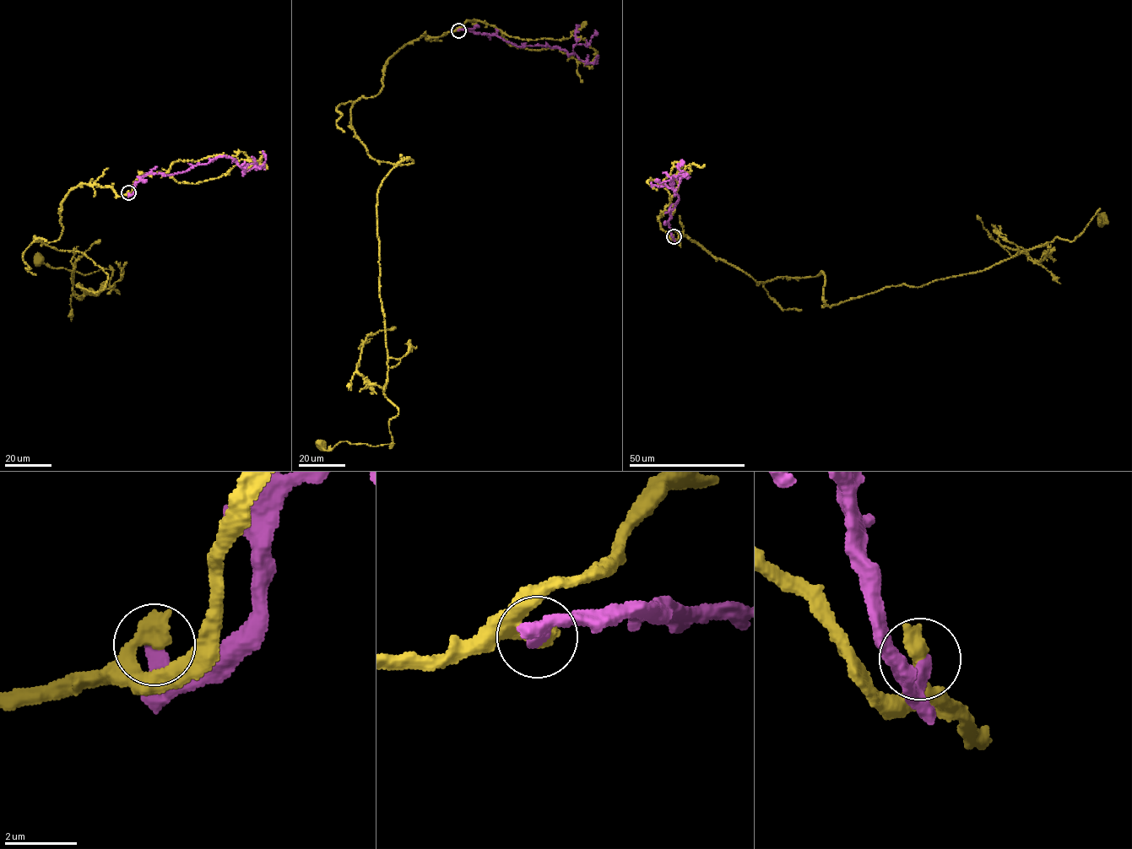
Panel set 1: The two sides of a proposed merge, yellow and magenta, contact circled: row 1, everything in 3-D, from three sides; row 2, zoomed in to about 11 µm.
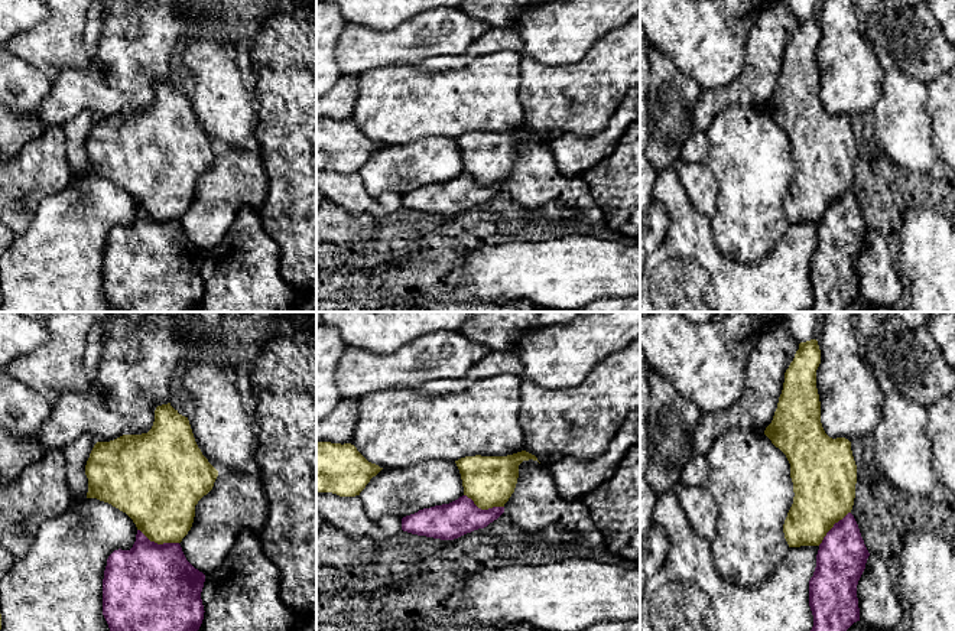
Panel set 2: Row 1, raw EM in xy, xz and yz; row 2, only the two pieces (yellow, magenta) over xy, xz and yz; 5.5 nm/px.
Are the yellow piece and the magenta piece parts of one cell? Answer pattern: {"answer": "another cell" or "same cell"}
{"answer": "another cell"}

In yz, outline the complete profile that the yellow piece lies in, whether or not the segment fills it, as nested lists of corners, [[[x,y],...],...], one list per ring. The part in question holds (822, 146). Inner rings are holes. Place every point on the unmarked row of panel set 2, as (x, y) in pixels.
[[[816,16],[799,20],[793,38],[785,49],[777,85],[764,111],[790,140],[793,180],[783,201],[789,224],[819,222],[835,199],[851,189],[855,175],[857,142],[851,118],[829,114],[821,100],[821,78],[816,65],[816,46],[821,26]]]

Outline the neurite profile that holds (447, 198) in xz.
[[[467,172],[458,176],[419,186],[402,195],[402,206],[441,217],[454,217],[487,204],[504,189],[504,183],[478,185]]]

